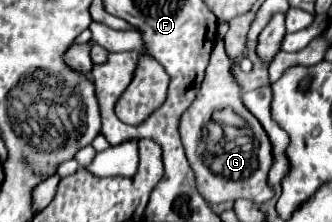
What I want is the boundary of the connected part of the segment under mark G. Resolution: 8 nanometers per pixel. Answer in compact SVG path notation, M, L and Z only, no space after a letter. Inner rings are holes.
M221 38L215 42L202 89L180 121L182 145L196 173L198 191L202 191L202 197L210 205L236 199L248 199L254 205L262 205L274 195L274 189L266 183L266 171L270 171L270 163L274 161L270 139L260 121L242 103L240 85L232 75L235 60L228 57ZM212 123L222 127L218 139L212 137Z

